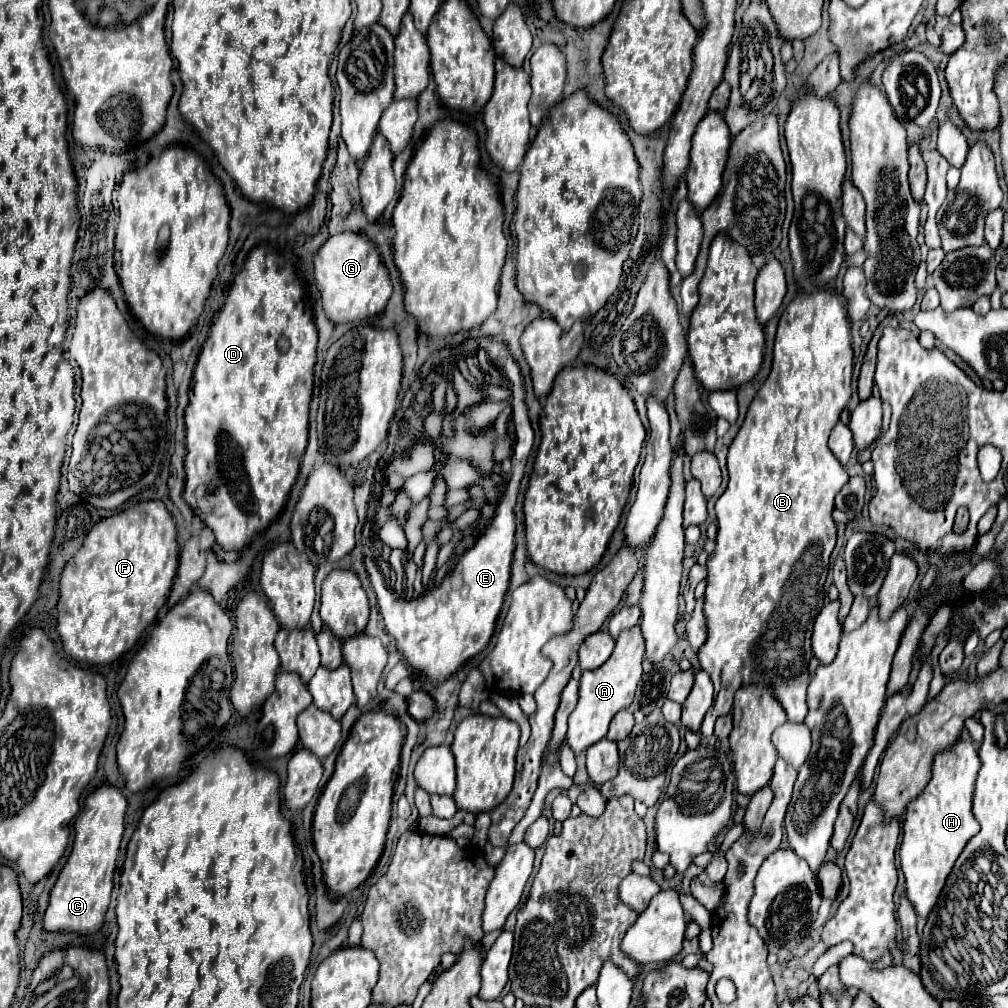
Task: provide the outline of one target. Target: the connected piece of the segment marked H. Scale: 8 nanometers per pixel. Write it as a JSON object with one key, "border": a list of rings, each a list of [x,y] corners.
{"border":[[[958,739],[952,747],[934,755],[928,785],[924,787],[920,799],[914,799],[914,803],[906,809],[900,859],[906,877],[906,895],[912,901],[918,917],[928,917],[938,901],[948,873],[954,867],[954,861],[966,843],[980,831],[980,825],[972,815],[972,791],[980,767],[982,763],[972,741]]]}

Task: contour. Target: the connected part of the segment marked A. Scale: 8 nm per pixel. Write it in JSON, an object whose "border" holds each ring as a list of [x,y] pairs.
{"border":[[[632,627],[630,631],[624,631],[618,637],[614,653],[602,667],[598,667],[596,671],[582,673],[578,703],[576,703],[576,709],[570,713],[568,735],[566,735],[566,743],[574,755],[578,755],[580,751],[586,751],[590,745],[604,739],[608,733],[610,719],[620,709],[626,709],[632,703],[636,685],[642,677],[642,657],[644,657],[642,633],[640,633],[640,627]]]}

